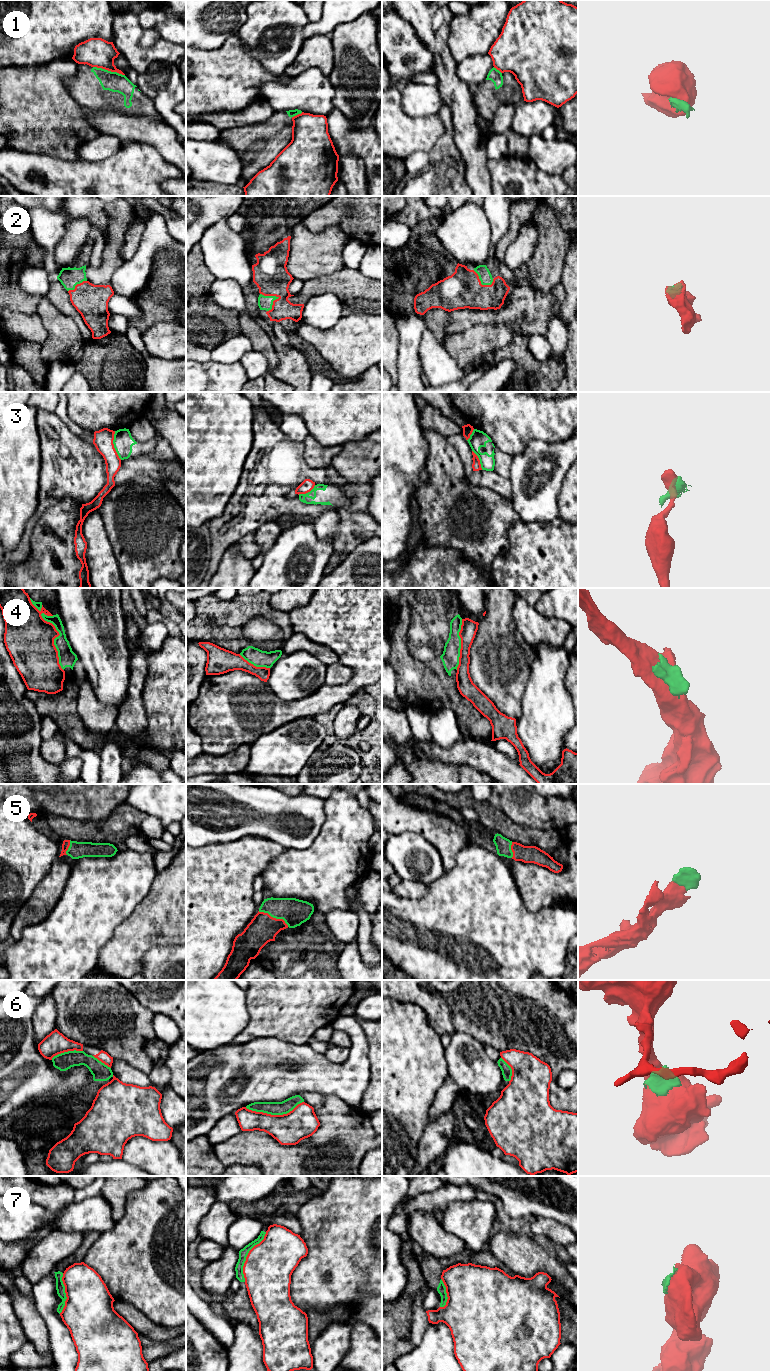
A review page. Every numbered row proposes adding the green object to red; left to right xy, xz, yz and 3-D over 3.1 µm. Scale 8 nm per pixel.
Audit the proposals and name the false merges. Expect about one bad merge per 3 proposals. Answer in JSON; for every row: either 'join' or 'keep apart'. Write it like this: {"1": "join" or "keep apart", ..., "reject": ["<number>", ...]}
{"1": "keep apart", "2": "join", "3": "keep apart", "4": "keep apart", "5": "join", "6": "keep apart", "7": "keep apart", "reject": ["1", "3", "4", "6", "7"]}

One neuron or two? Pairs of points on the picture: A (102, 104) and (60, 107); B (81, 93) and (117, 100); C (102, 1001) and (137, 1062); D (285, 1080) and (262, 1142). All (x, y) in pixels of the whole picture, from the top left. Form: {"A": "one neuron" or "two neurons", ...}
{"A": "two neurons", "B": "one neuron", "C": "one neuron", "D": "two neurons"}

